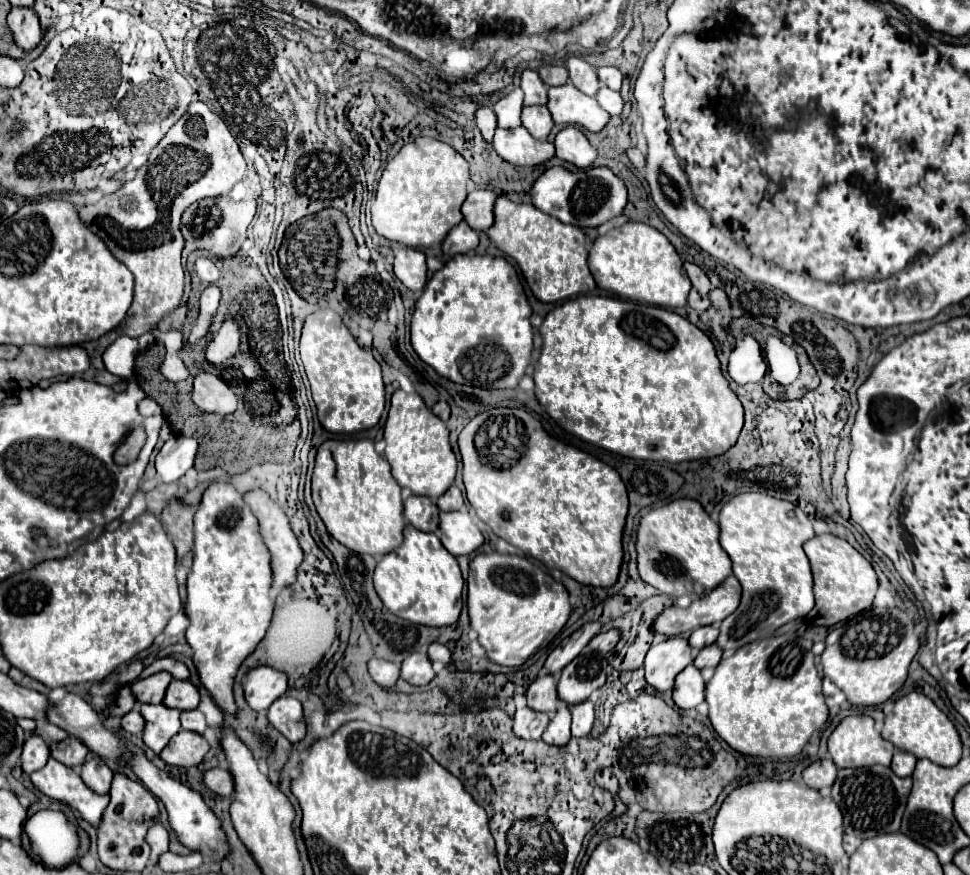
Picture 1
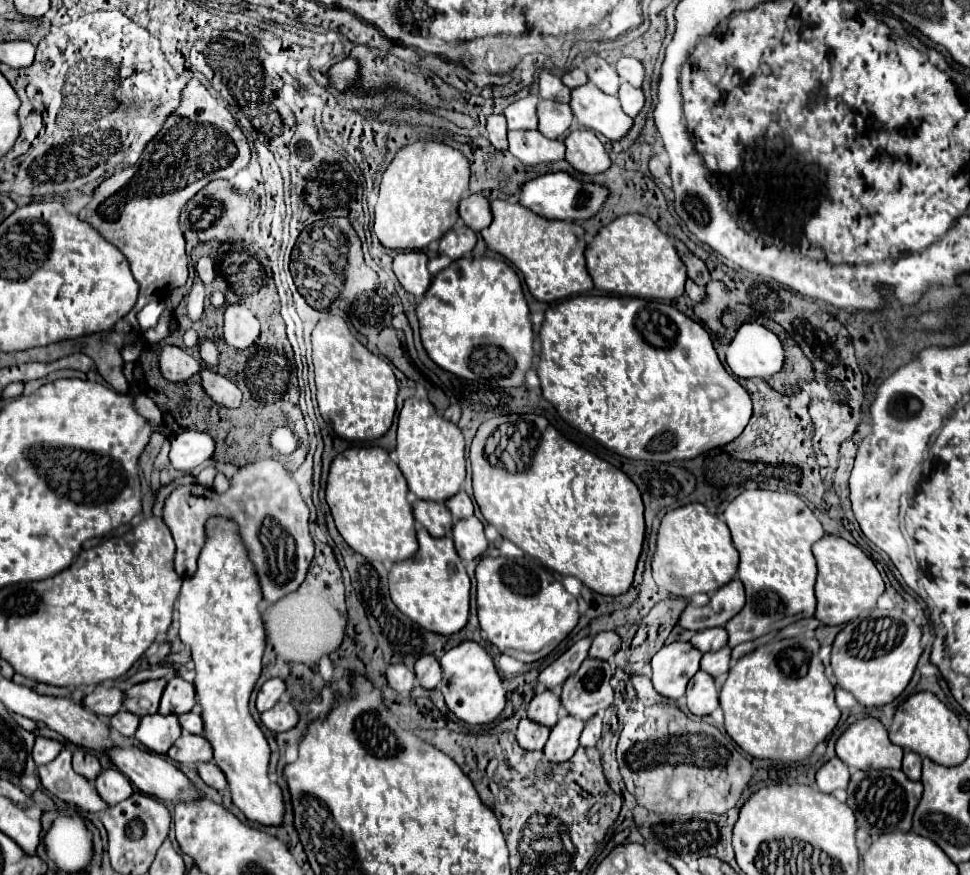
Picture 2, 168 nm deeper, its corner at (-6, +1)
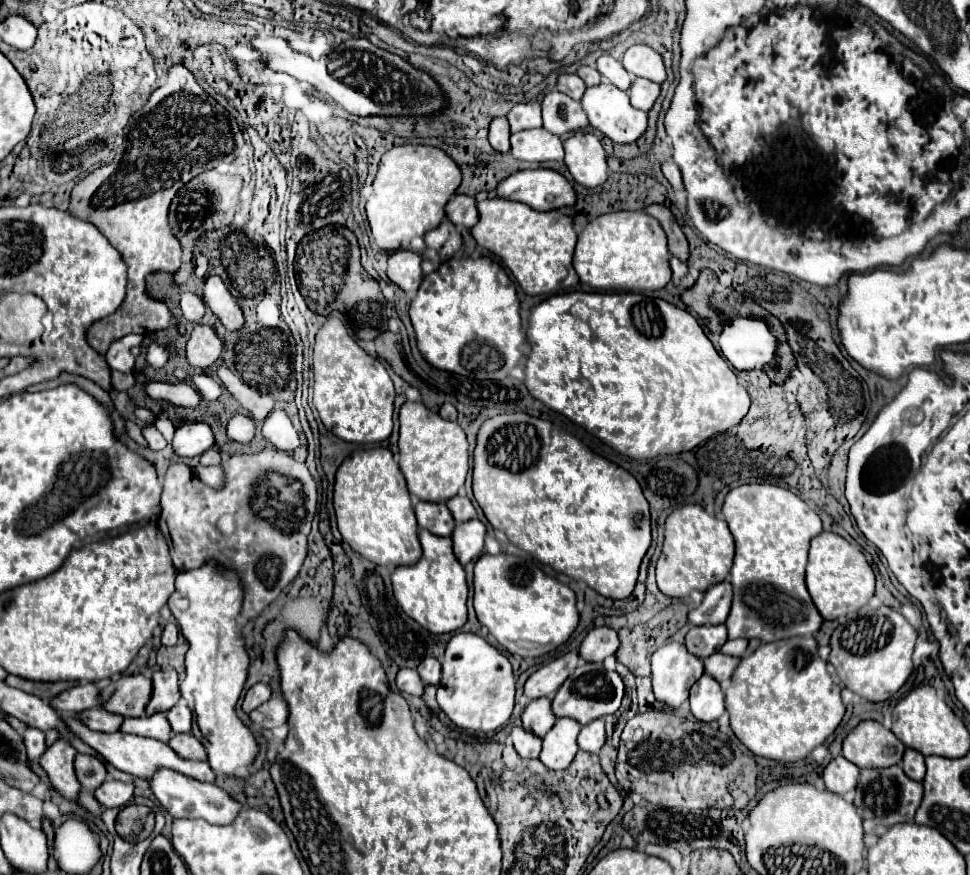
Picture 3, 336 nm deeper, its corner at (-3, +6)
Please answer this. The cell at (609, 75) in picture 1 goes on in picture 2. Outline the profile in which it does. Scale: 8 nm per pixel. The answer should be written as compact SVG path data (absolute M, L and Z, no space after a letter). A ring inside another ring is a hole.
M621 57L615 65L617 73L621 79L629 81L633 87L641 87L643 85L643 79L645 79L645 67L639 59L635 57Z

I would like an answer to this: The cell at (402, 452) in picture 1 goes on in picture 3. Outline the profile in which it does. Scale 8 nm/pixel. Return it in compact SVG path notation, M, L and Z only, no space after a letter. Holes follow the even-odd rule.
M404 402L400 408L400 470L406 478L410 494L416 494L424 502L446 502L448 498L456 496L456 492L464 486L468 474L468 442L464 430L452 422L440 418L436 412L428 410L422 402Z

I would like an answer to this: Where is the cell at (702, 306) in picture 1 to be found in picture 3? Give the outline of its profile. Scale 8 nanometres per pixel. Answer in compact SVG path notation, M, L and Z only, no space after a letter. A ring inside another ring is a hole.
M670 258L670 266L672 266L672 282L678 290L686 290L688 286L692 286L696 280L690 276L688 266L684 262L680 262L678 258Z

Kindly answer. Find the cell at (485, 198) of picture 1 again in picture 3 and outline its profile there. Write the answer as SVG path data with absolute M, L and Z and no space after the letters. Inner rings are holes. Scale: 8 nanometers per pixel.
M456 194L448 204L446 204L446 218L454 222L456 226L472 228L478 222L478 208L476 200L466 194Z

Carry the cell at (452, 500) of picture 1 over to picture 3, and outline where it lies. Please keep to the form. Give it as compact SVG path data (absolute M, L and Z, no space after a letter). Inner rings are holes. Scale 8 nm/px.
M464 492L456 494L454 498L450 498L450 500L446 502L446 506L448 506L448 510L452 512L452 516L454 516L456 524L460 524L460 522L470 520L470 518L474 518L474 516L476 516L474 506L472 506L472 502L466 498L466 494L464 494Z

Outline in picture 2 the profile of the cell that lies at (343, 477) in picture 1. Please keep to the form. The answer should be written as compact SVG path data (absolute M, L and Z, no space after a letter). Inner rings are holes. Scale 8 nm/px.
M351 447L335 457L327 479L327 503L331 507L337 531L343 535L347 545L367 557L369 561L405 561L417 553L415 519L413 509L407 501L407 483L397 463L391 461L389 453L381 447Z

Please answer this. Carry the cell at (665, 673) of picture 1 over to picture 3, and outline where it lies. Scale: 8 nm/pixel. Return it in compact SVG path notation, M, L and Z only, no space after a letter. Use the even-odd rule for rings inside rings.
M668 642L662 648L658 648L652 654L652 688L654 696L660 702L666 702L672 708L678 708L682 702L688 700L690 686L704 674L702 660L698 656L692 656L684 644L680 642Z

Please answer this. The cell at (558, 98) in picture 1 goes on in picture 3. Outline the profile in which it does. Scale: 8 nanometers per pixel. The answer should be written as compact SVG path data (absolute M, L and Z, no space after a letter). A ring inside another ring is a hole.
M600 82L598 86L592 86L592 88L586 88L582 100L580 100L584 112L588 114L588 120L590 120L590 126L592 128L598 128L604 136L608 136L610 140L618 142L618 144L628 144L628 142L634 142L636 138L640 138L646 130L646 124L648 124L648 114L642 112L642 110L636 110L630 106L628 102L628 94L618 90L616 86L612 84L606 84L606 82Z

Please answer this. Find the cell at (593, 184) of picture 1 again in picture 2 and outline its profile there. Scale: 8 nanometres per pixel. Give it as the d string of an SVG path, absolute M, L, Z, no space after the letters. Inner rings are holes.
M559 171L559 173L539 175L539 177L523 183L521 191L519 191L519 203L547 219L579 221L579 219L593 217L605 203L607 195L609 195L609 191L605 187L595 185L595 183L581 183L581 181L573 179L569 173Z

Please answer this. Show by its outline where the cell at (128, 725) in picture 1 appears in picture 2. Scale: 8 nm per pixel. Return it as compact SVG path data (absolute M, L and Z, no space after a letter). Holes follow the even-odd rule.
M121 709L113 717L109 717L109 725L111 725L111 729L115 729L117 733L121 733L125 737L133 737L135 731L137 731L139 719L135 715L131 715L131 713L127 713L127 711Z

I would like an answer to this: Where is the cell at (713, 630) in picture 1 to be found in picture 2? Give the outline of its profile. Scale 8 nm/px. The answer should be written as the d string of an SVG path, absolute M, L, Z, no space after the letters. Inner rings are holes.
M713 627L713 629L703 629L691 637L691 645L699 649L701 653L709 651L719 651L727 645L727 631L725 627Z

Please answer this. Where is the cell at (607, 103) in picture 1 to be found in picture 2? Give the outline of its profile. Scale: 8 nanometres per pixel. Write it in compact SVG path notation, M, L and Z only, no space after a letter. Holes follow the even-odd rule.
M623 83L619 89L619 101L621 101L623 111L629 117L635 117L645 105L645 93L643 93L643 89L635 89L633 85Z

